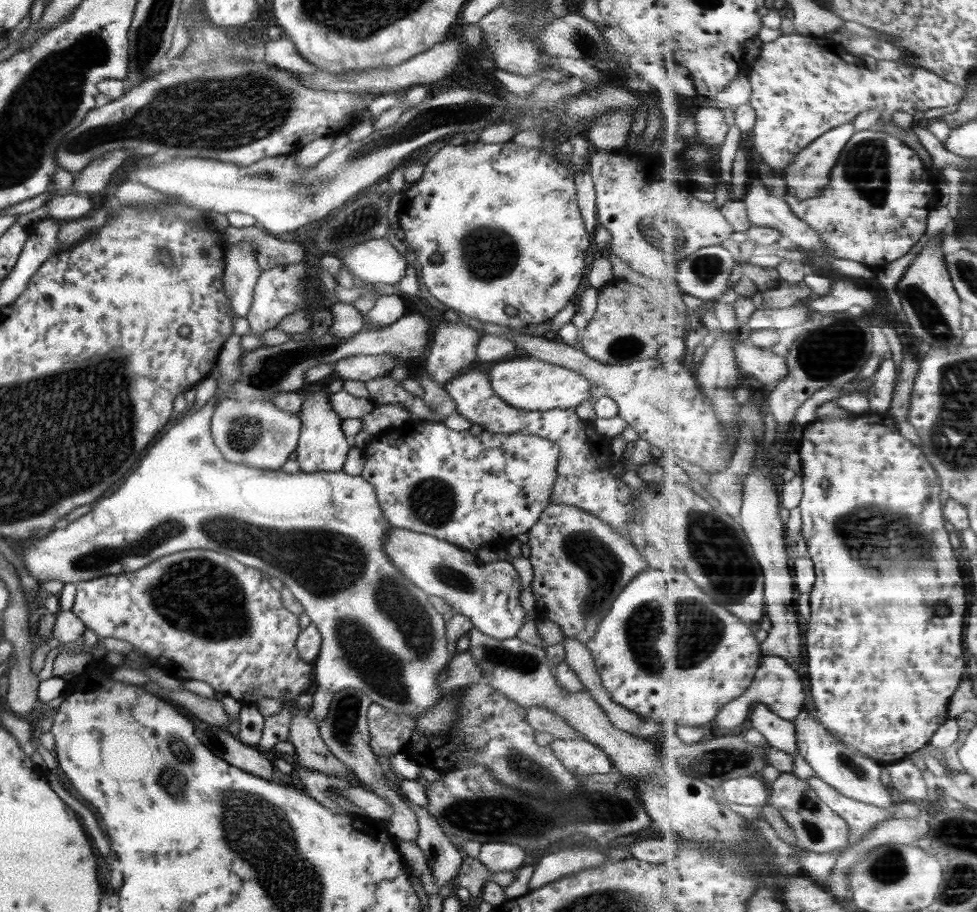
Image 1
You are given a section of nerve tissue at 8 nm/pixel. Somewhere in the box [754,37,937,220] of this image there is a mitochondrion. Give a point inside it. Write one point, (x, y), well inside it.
(866, 168)

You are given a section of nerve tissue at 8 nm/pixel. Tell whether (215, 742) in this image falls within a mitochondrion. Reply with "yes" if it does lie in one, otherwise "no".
yes

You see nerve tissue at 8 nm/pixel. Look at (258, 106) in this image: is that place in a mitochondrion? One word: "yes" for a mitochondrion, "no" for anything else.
yes

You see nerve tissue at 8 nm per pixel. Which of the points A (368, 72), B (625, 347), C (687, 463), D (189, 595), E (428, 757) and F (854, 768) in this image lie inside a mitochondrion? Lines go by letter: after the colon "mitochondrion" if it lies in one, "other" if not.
A: other
B: mitochondrion
C: other
D: mitochondrion
E: other
F: mitochondrion

